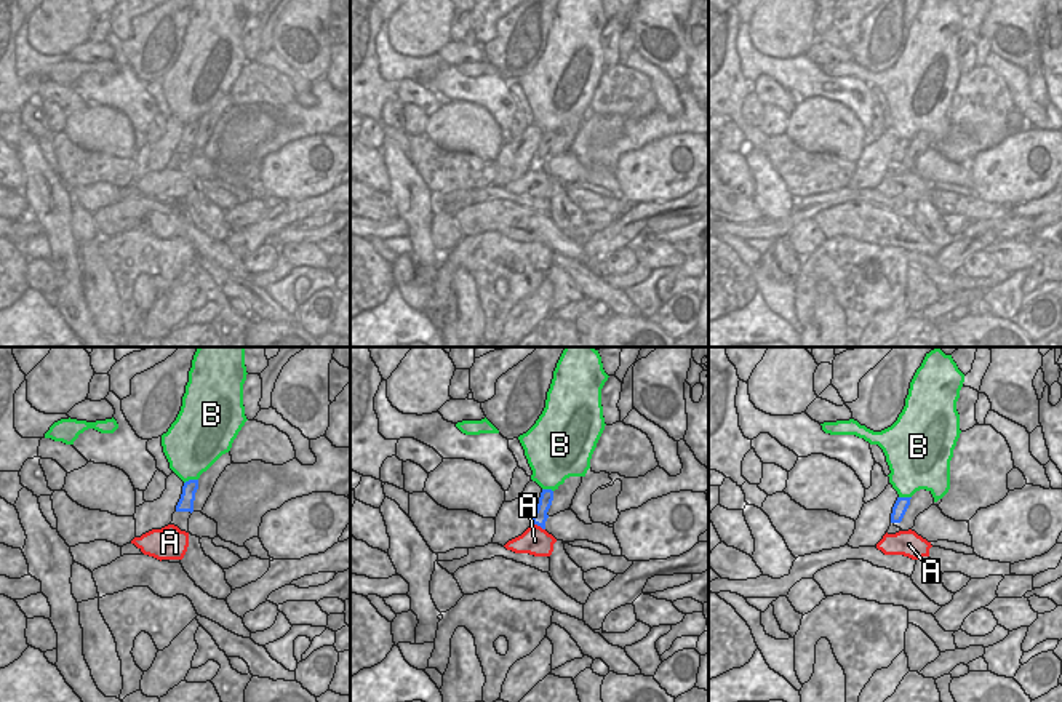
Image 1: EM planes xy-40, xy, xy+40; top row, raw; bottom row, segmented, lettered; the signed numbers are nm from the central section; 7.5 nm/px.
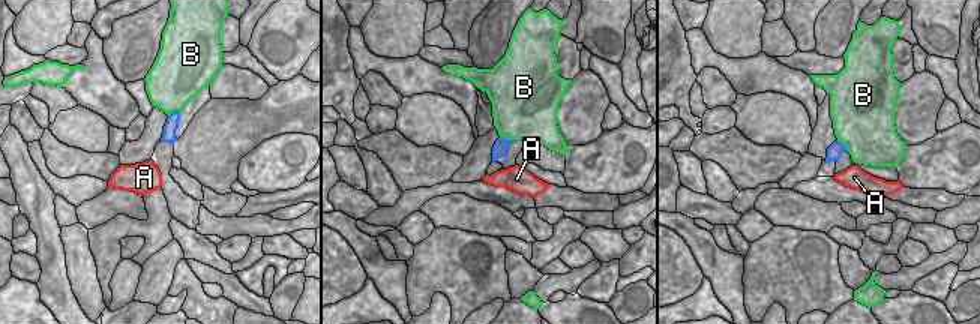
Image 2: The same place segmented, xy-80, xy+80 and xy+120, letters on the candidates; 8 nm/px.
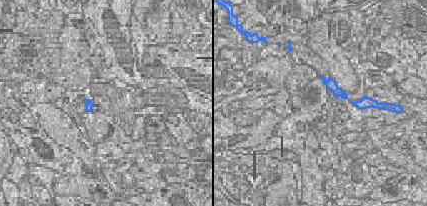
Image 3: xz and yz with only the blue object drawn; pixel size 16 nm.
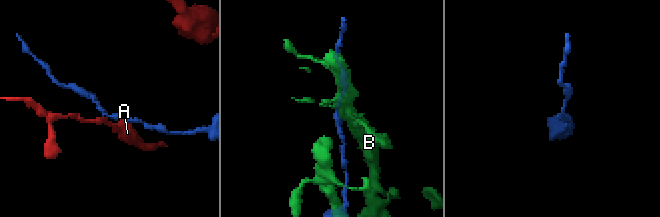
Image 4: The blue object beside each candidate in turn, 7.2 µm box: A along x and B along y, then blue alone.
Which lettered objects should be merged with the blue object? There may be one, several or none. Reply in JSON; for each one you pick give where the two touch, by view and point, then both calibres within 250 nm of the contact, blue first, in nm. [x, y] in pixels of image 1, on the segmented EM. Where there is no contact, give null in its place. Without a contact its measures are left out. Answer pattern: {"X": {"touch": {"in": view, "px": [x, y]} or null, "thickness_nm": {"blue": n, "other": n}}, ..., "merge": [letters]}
{"merge": []}

